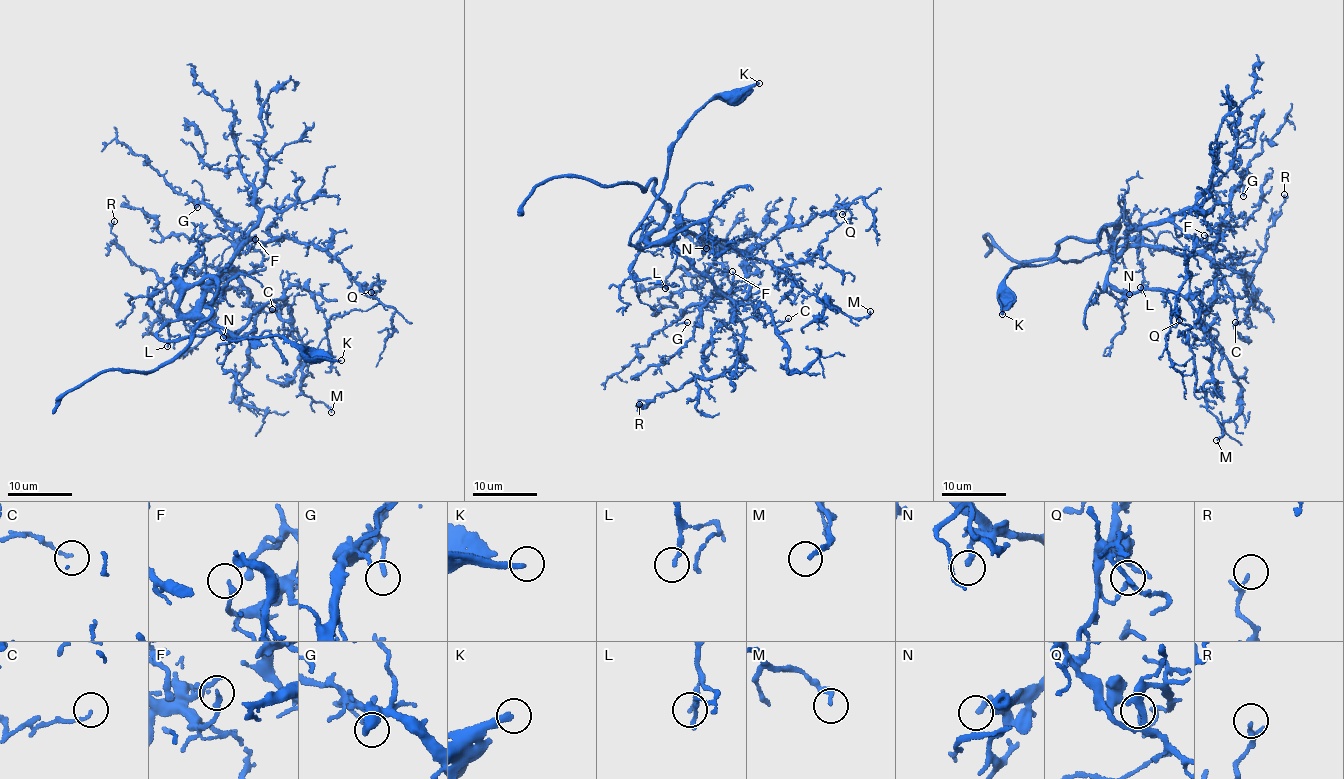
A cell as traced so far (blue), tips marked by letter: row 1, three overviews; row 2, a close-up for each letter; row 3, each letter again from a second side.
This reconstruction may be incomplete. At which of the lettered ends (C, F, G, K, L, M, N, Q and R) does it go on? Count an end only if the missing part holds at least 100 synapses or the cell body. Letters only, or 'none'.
K

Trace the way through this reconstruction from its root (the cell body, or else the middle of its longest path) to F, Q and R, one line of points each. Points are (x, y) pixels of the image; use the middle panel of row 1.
F: (666, 243), (674, 246), (720, 292), (726, 293), (731, 289), (735, 275), (732, 271)
Q: (666, 243), (677, 229), (683, 229), (727, 249), (750, 250), (817, 213), (841, 207), (845, 209), (842, 214)
R: (666, 243), (734, 304), (745, 339), (735, 361), (721, 374), (695, 375), (646, 406), (639, 404)

